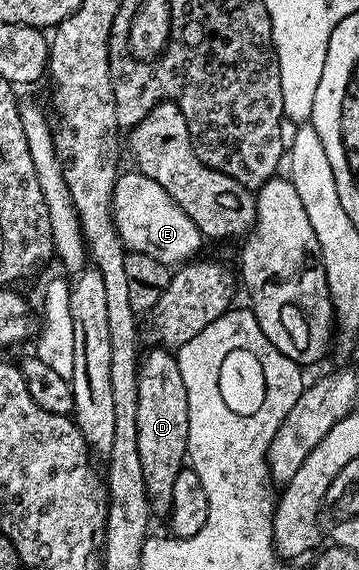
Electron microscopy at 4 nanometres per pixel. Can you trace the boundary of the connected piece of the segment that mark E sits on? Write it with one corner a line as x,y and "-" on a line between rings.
140,171
132,172
122,172
113,188
113,218
126,250
151,255
151,259
159,259
159,263
170,267
196,258
203,244
199,227
187,219
175,199
155,179
147,179

